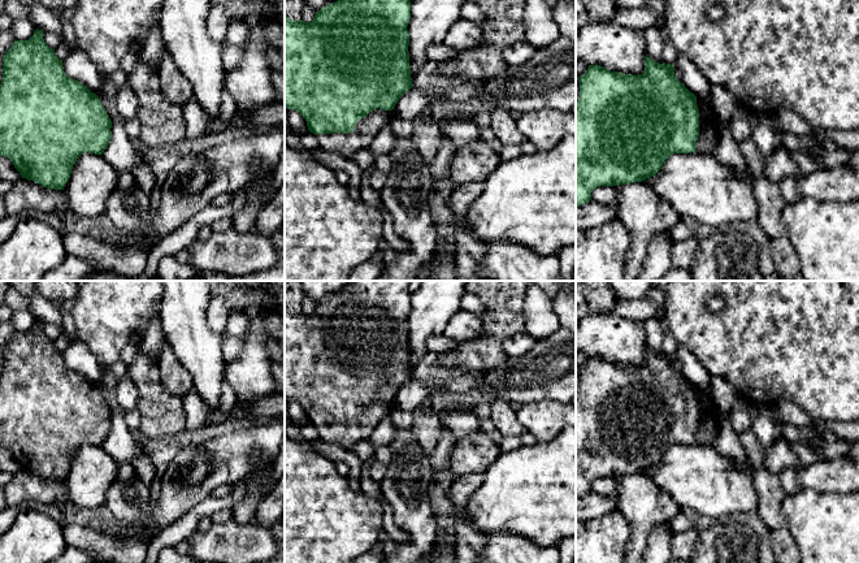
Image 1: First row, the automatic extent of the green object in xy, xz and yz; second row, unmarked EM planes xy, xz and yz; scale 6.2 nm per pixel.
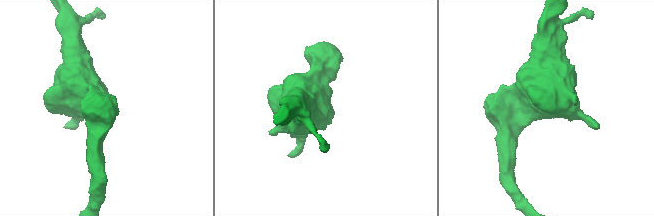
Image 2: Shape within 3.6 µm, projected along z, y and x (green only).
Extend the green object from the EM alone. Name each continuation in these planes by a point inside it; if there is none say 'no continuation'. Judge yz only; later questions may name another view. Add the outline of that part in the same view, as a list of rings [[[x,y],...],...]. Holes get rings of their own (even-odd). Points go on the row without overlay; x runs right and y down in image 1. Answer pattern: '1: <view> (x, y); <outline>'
1: yz (708, 414); [[[697,389],[699,400],[699,428],[697,432],[697,443],[712,446],[719,432],[720,411],[713,403],[708,390]]]

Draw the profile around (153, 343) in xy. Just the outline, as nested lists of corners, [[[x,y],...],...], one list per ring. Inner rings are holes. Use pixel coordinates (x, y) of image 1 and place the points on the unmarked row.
[[[156,316],[146,330],[139,348],[156,363],[161,354],[165,352],[166,339],[161,325],[160,316]]]

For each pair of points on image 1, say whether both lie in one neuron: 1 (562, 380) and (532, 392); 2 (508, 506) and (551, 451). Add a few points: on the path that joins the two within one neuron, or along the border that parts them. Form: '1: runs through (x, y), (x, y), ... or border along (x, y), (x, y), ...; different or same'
1: runs through (554, 380), (543, 380), (539, 384); same
2: runs through (521, 493), (550, 464); same

